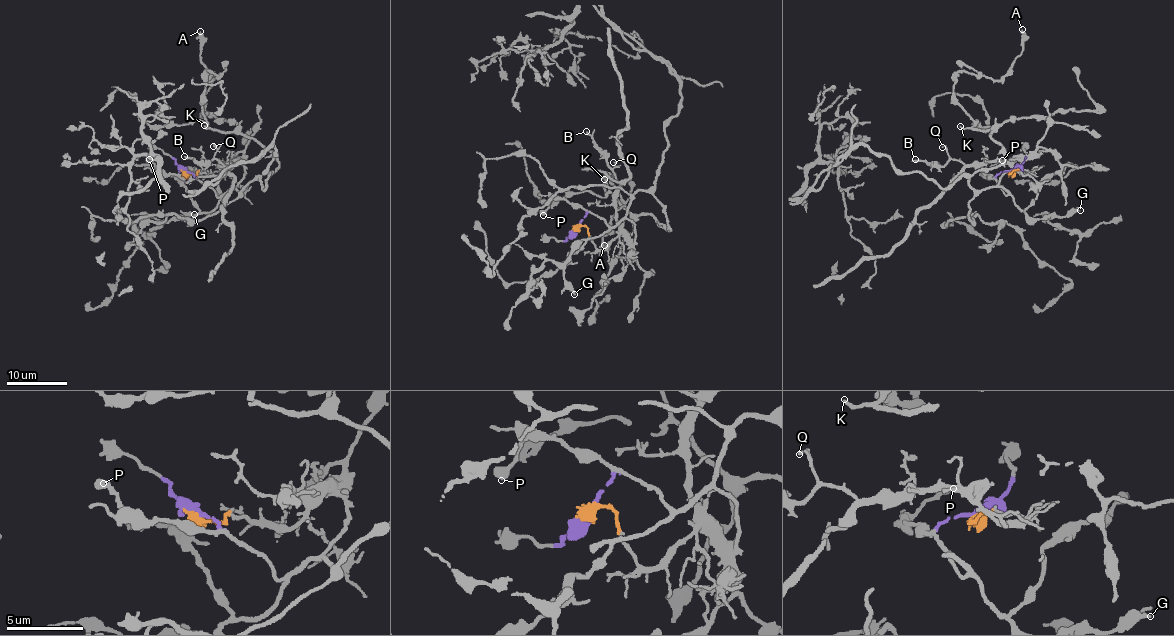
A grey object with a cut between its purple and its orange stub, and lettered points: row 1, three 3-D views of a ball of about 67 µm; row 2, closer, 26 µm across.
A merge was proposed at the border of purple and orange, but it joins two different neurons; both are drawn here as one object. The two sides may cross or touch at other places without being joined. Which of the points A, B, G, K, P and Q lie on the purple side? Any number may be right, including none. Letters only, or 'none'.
A, G, K, P

